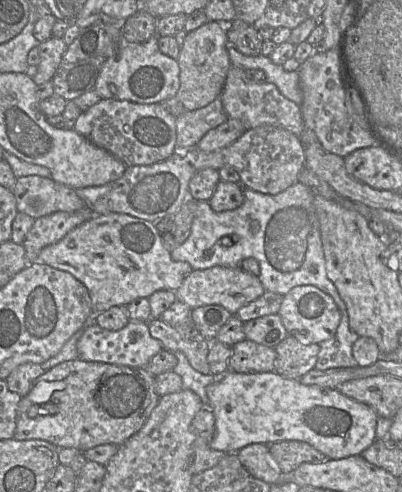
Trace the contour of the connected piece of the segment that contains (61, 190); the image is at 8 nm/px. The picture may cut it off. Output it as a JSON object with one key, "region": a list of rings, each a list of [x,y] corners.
{"region":[[[37,175],[17,178],[12,192],[18,212],[33,219],[58,211],[76,212],[86,206],[75,189]]]}

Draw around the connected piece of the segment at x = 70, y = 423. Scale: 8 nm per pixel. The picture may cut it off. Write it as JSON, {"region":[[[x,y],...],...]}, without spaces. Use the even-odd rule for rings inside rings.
{"region":[[[80,358],[46,370],[32,383],[34,387],[26,397],[49,414],[33,418],[17,415],[13,438],[45,440],[81,453],[102,444],[122,444],[143,427],[160,399],[155,391],[155,376],[146,369]]]}

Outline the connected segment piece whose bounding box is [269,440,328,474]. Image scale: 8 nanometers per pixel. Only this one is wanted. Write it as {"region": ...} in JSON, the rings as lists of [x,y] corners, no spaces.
{"region":[[[280,441],[269,445],[269,451],[283,474],[290,473],[303,463],[321,463],[328,458],[313,446],[302,441]]]}

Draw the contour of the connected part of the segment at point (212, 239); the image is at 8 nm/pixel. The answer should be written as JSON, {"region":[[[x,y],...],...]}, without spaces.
{"region":[[[296,182],[276,195],[264,194],[247,187],[243,187],[243,194],[244,202],[240,207],[223,212],[215,212],[207,201],[195,201],[195,216],[191,233],[185,242],[178,245],[170,253],[172,259],[189,263],[193,270],[203,270],[214,266],[240,267],[240,263],[244,259],[255,258],[259,263],[259,279],[265,291],[285,296],[296,286],[316,286],[333,298],[341,312],[341,319],[335,335],[331,339],[318,344],[319,353],[315,368],[327,370],[331,368],[357,367],[357,361],[352,354],[352,346],[359,338],[359,335],[351,330],[345,302],[326,273],[319,221],[313,205],[315,193],[311,188]]]}

